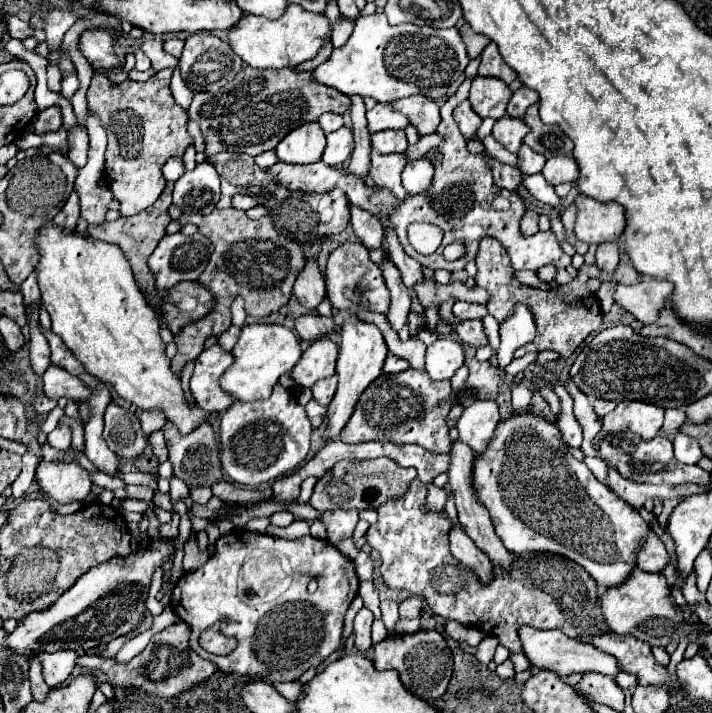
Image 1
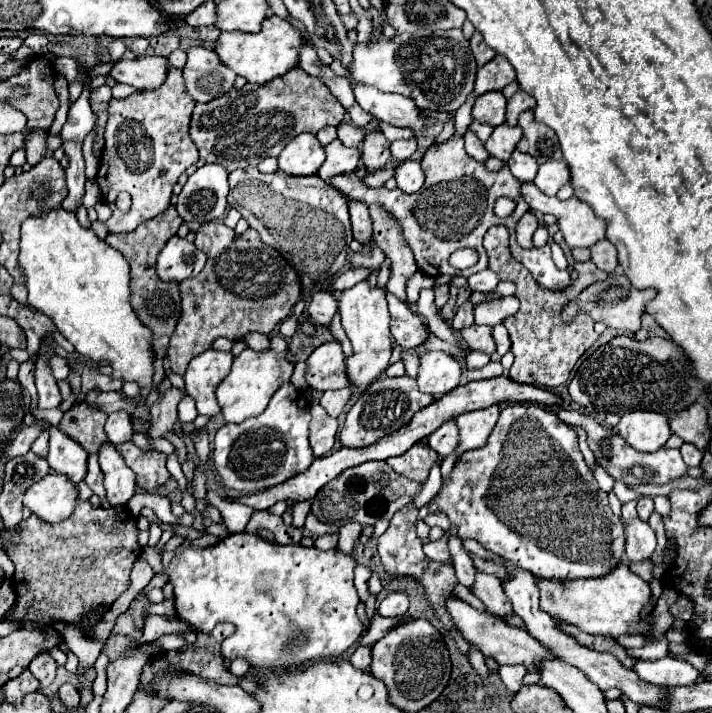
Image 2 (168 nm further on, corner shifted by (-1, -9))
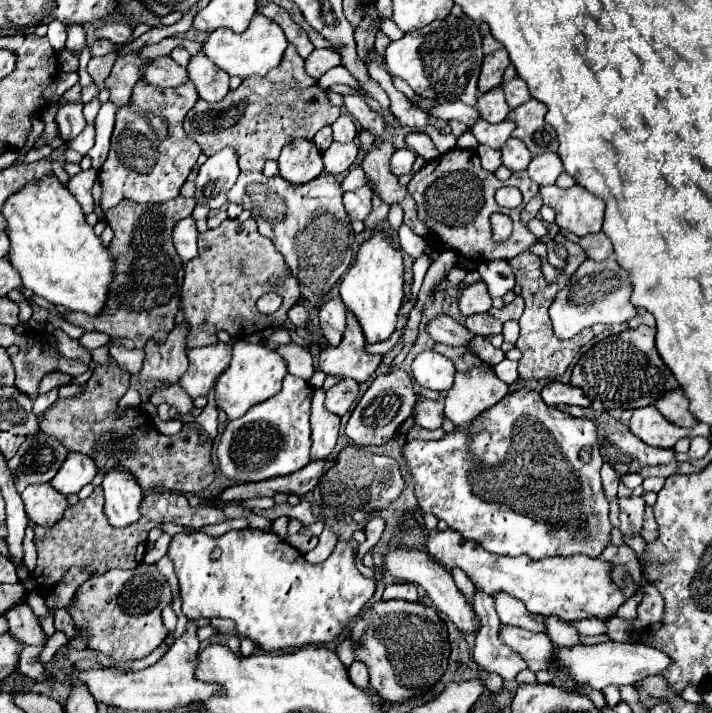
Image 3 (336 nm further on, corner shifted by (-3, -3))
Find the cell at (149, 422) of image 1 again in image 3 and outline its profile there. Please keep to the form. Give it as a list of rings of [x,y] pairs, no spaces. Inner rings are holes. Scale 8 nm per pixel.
[[[238,219],[222,221],[220,227],[198,235],[198,249],[198,257],[188,261],[184,267],[184,285],[180,299],[180,309],[188,325],[186,351],[214,345],[220,331],[228,331],[232,337],[244,339],[252,333],[262,333],[286,321],[286,313],[300,299],[298,281],[290,275],[288,265],[276,251],[274,243],[258,233],[254,219],[248,219],[244,223]],[[270,291],[282,297],[282,305],[274,315],[262,315],[256,311],[256,299]]]

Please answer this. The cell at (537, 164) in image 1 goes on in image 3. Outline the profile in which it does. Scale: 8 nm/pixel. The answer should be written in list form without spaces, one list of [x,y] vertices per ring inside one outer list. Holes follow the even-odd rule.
[[[508,139],[500,153],[502,153],[502,163],[510,171],[524,171],[526,165],[532,161],[532,155],[530,155],[528,147],[518,139]]]

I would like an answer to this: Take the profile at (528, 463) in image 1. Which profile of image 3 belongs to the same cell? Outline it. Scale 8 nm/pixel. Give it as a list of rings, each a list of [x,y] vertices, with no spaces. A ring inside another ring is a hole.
[[[514,389],[510,391],[500,403],[496,403],[494,407],[488,409],[488,413],[482,413],[474,425],[470,429],[456,429],[454,433],[446,435],[440,441],[412,441],[408,445],[402,447],[404,451],[404,459],[410,465],[410,473],[416,481],[414,485],[414,493],[418,499],[418,505],[422,507],[424,513],[432,513],[438,519],[446,521],[450,529],[462,533],[462,537],[478,541],[486,551],[496,553],[496,555],[508,555],[508,557],[518,557],[518,555],[528,555],[534,559],[542,559],[542,557],[572,557],[572,555],[588,555],[588,557],[600,557],[602,551],[610,545],[610,531],[612,531],[612,523],[608,519],[608,499],[600,481],[600,467],[604,463],[604,459],[600,457],[598,451],[598,439],[596,439],[596,425],[590,419],[580,419],[580,417],[572,417],[568,413],[558,411],[556,407],[550,407],[542,401],[540,393],[532,391],[532,389]],[[584,447],[590,447],[590,461],[584,463],[580,459],[580,451]]]

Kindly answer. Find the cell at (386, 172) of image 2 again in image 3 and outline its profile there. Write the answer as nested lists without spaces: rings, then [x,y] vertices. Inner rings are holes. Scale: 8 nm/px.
[[[354,165],[354,167],[350,169],[350,173],[342,179],[341,185],[344,192],[354,191],[358,189],[358,187],[366,185],[366,181],[368,181],[368,177],[366,177],[366,173],[362,171],[362,167],[360,167],[360,165]]]

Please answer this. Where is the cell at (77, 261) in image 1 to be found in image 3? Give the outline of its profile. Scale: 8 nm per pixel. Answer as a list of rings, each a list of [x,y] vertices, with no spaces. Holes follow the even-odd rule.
[[[50,175],[38,183],[28,183],[18,193],[14,193],[2,207],[2,213],[8,221],[6,229],[10,237],[8,259],[20,273],[24,289],[50,301],[52,305],[66,307],[68,311],[82,311],[92,317],[100,315],[106,307],[110,285],[114,279],[114,257],[110,257],[108,247],[102,245],[102,239],[86,223],[82,207],[74,199],[74,195],[66,187],[62,187],[54,175]]]

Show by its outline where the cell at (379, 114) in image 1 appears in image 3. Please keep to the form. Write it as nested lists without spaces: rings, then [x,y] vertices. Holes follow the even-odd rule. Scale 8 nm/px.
[[[346,113],[340,115],[332,123],[332,131],[334,131],[334,141],[338,141],[338,143],[350,143],[358,135],[358,127],[356,127],[354,119],[350,115],[346,115]]]

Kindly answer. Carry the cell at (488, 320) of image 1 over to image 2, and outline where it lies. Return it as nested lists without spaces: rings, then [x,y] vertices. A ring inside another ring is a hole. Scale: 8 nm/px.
[[[496,325],[494,327],[494,339],[496,339],[500,355],[504,355],[504,353],[510,351],[510,337],[508,337],[508,331],[506,331],[504,325]]]

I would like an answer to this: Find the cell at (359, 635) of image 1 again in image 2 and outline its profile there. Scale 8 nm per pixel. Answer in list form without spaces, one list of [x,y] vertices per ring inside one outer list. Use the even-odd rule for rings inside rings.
[[[358,647],[358,649],[354,651],[354,655],[350,657],[350,663],[352,663],[354,669],[368,671],[368,667],[370,667],[370,659],[372,659],[372,655],[370,655],[370,647]]]

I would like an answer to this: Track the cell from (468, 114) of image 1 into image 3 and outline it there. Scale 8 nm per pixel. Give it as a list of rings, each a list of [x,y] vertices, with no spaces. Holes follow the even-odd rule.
[[[478,145],[478,147],[476,147],[476,153],[478,153],[480,161],[482,161],[482,167],[484,167],[486,171],[490,171],[490,173],[494,173],[494,171],[502,165],[502,161],[500,161],[500,151],[494,151],[494,149],[486,147],[486,145]]]

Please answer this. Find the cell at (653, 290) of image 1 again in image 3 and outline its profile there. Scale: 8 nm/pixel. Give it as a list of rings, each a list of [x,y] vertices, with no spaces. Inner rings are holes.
[[[614,257],[600,263],[588,259],[572,275],[568,285],[562,291],[558,291],[554,303],[550,305],[554,333],[560,339],[570,339],[584,327],[592,327],[596,323],[604,325],[626,323],[636,317],[636,307],[630,303],[630,295],[632,295],[630,273],[626,273],[626,269],[622,269]]]

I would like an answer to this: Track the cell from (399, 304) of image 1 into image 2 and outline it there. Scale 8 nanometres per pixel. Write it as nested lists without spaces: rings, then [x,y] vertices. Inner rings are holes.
[[[370,205],[370,217],[374,221],[374,243],[392,259],[392,277],[386,289],[398,299],[406,301],[406,281],[418,269],[412,249],[408,247],[398,221],[382,205]]]

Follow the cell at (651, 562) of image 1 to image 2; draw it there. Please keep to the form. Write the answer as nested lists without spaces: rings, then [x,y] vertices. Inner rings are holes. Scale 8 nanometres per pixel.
[[[630,519],[626,525],[626,557],[630,561],[650,559],[652,551],[656,549],[656,535],[650,525],[642,519]]]

